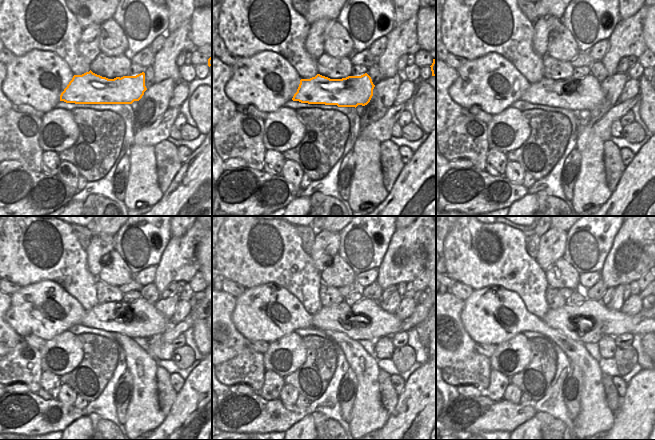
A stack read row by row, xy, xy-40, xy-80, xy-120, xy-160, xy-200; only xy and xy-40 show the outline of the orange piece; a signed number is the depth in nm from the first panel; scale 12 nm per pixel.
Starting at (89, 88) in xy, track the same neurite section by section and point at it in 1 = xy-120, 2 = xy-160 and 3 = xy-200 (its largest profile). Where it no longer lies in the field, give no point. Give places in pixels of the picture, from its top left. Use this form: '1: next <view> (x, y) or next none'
1: next xy-120 (140, 318)
2: next xy-160 (365, 320)
3: next xy-200 (588, 322)

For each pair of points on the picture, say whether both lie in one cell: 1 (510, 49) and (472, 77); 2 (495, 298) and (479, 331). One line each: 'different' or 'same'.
1: different
2: same

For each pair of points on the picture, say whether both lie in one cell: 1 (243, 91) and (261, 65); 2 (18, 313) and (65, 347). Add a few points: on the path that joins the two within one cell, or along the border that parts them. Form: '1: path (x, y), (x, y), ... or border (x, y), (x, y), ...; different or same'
1: path (249, 85), (254, 80), (254, 73), (256, 71); same
2: border (67, 330), (46, 341); different

